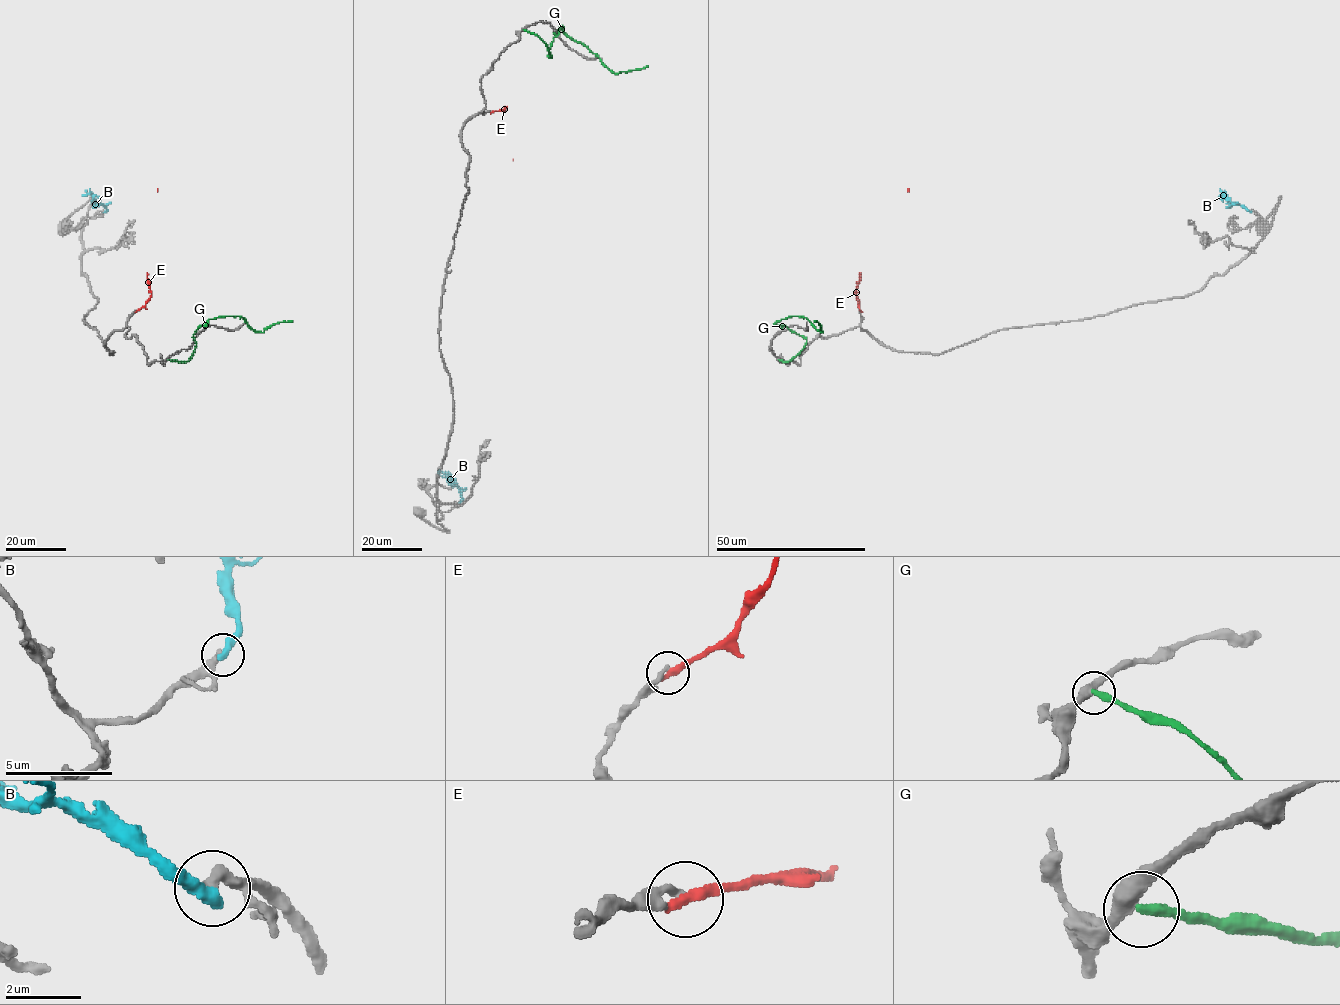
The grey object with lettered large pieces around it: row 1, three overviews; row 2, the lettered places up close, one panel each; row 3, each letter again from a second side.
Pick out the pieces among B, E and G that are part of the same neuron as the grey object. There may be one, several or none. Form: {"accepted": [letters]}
{"accepted": ["B"]}

